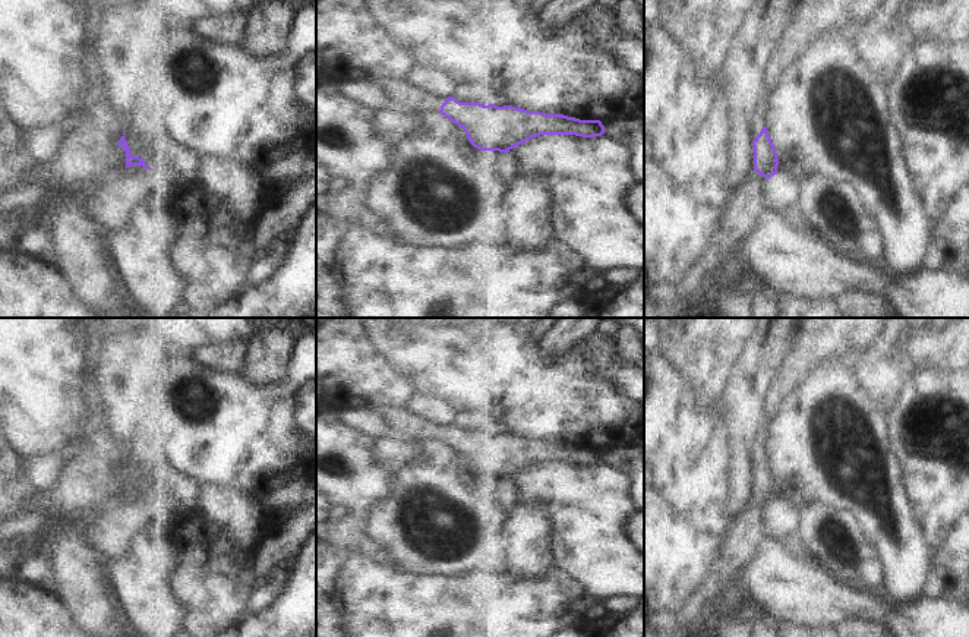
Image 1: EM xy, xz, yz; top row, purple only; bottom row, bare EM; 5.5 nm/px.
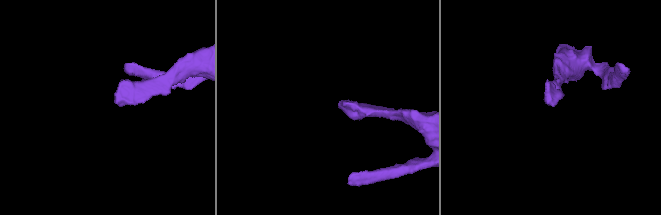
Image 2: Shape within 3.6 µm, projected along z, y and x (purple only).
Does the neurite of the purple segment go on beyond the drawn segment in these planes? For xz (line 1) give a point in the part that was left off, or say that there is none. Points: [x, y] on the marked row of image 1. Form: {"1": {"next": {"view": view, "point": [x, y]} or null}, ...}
{"1": {"next": {"view": "xz", "point": [400, 94]}}}

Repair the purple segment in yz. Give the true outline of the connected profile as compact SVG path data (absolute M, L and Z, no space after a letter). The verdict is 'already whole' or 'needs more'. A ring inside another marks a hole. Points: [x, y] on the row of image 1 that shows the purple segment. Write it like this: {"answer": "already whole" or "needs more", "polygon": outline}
{"answer": "needs more", "polygon": "M770 85L764 89L758 108L754 113L751 122L751 135L752 135L752 146L754 146L754 170L763 176L770 179L771 176L777 174L777 152L776 146L773 145L768 132L766 116L768 111L768 104L766 101L768 95Z"}

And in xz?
{"answer": "needs more", "polygon": "M372 79L386 95L389 107L401 111L441 113L458 124L470 144L482 151L508 154L540 135L575 135L596 138L605 133L600 120L580 120L564 114L545 114L512 105L460 103L454 97L433 97L405 79Z"}

